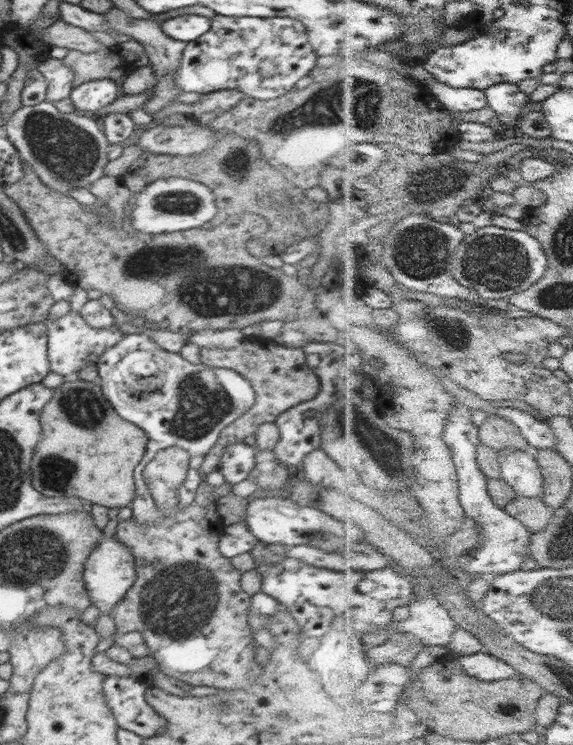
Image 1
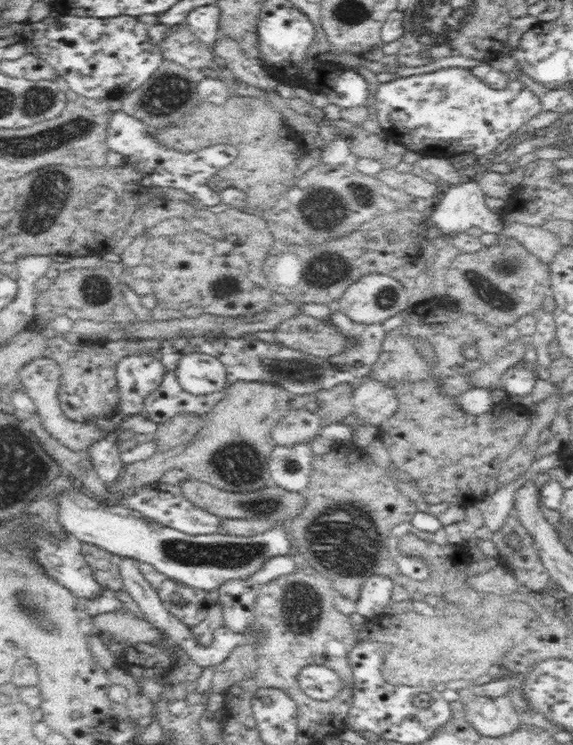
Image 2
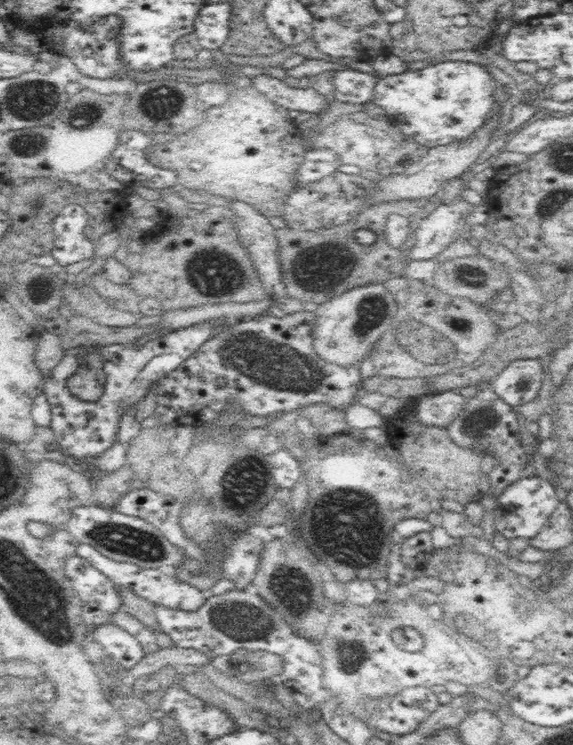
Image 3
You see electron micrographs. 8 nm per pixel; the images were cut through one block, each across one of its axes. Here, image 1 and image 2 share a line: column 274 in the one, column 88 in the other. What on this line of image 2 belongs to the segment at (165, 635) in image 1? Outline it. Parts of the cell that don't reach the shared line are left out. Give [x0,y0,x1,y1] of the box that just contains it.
[41,333,160,422]

